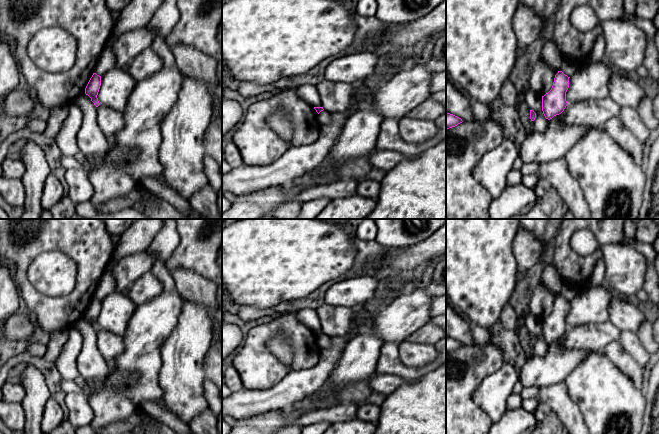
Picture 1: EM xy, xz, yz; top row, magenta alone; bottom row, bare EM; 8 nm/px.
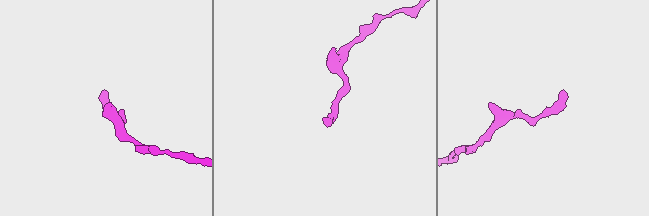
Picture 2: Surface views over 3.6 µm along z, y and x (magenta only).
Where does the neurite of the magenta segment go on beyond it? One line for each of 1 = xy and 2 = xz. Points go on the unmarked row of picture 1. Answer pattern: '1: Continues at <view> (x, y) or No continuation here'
1: No continuation here
2: No continuation here

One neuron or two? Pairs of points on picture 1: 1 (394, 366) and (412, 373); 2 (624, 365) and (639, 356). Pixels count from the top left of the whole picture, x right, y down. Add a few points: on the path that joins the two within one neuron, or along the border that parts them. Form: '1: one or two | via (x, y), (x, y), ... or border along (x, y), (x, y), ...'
1: one | via (398, 368), (408, 373)
2: two | border along (619, 341), (620, 345), (642, 367)

